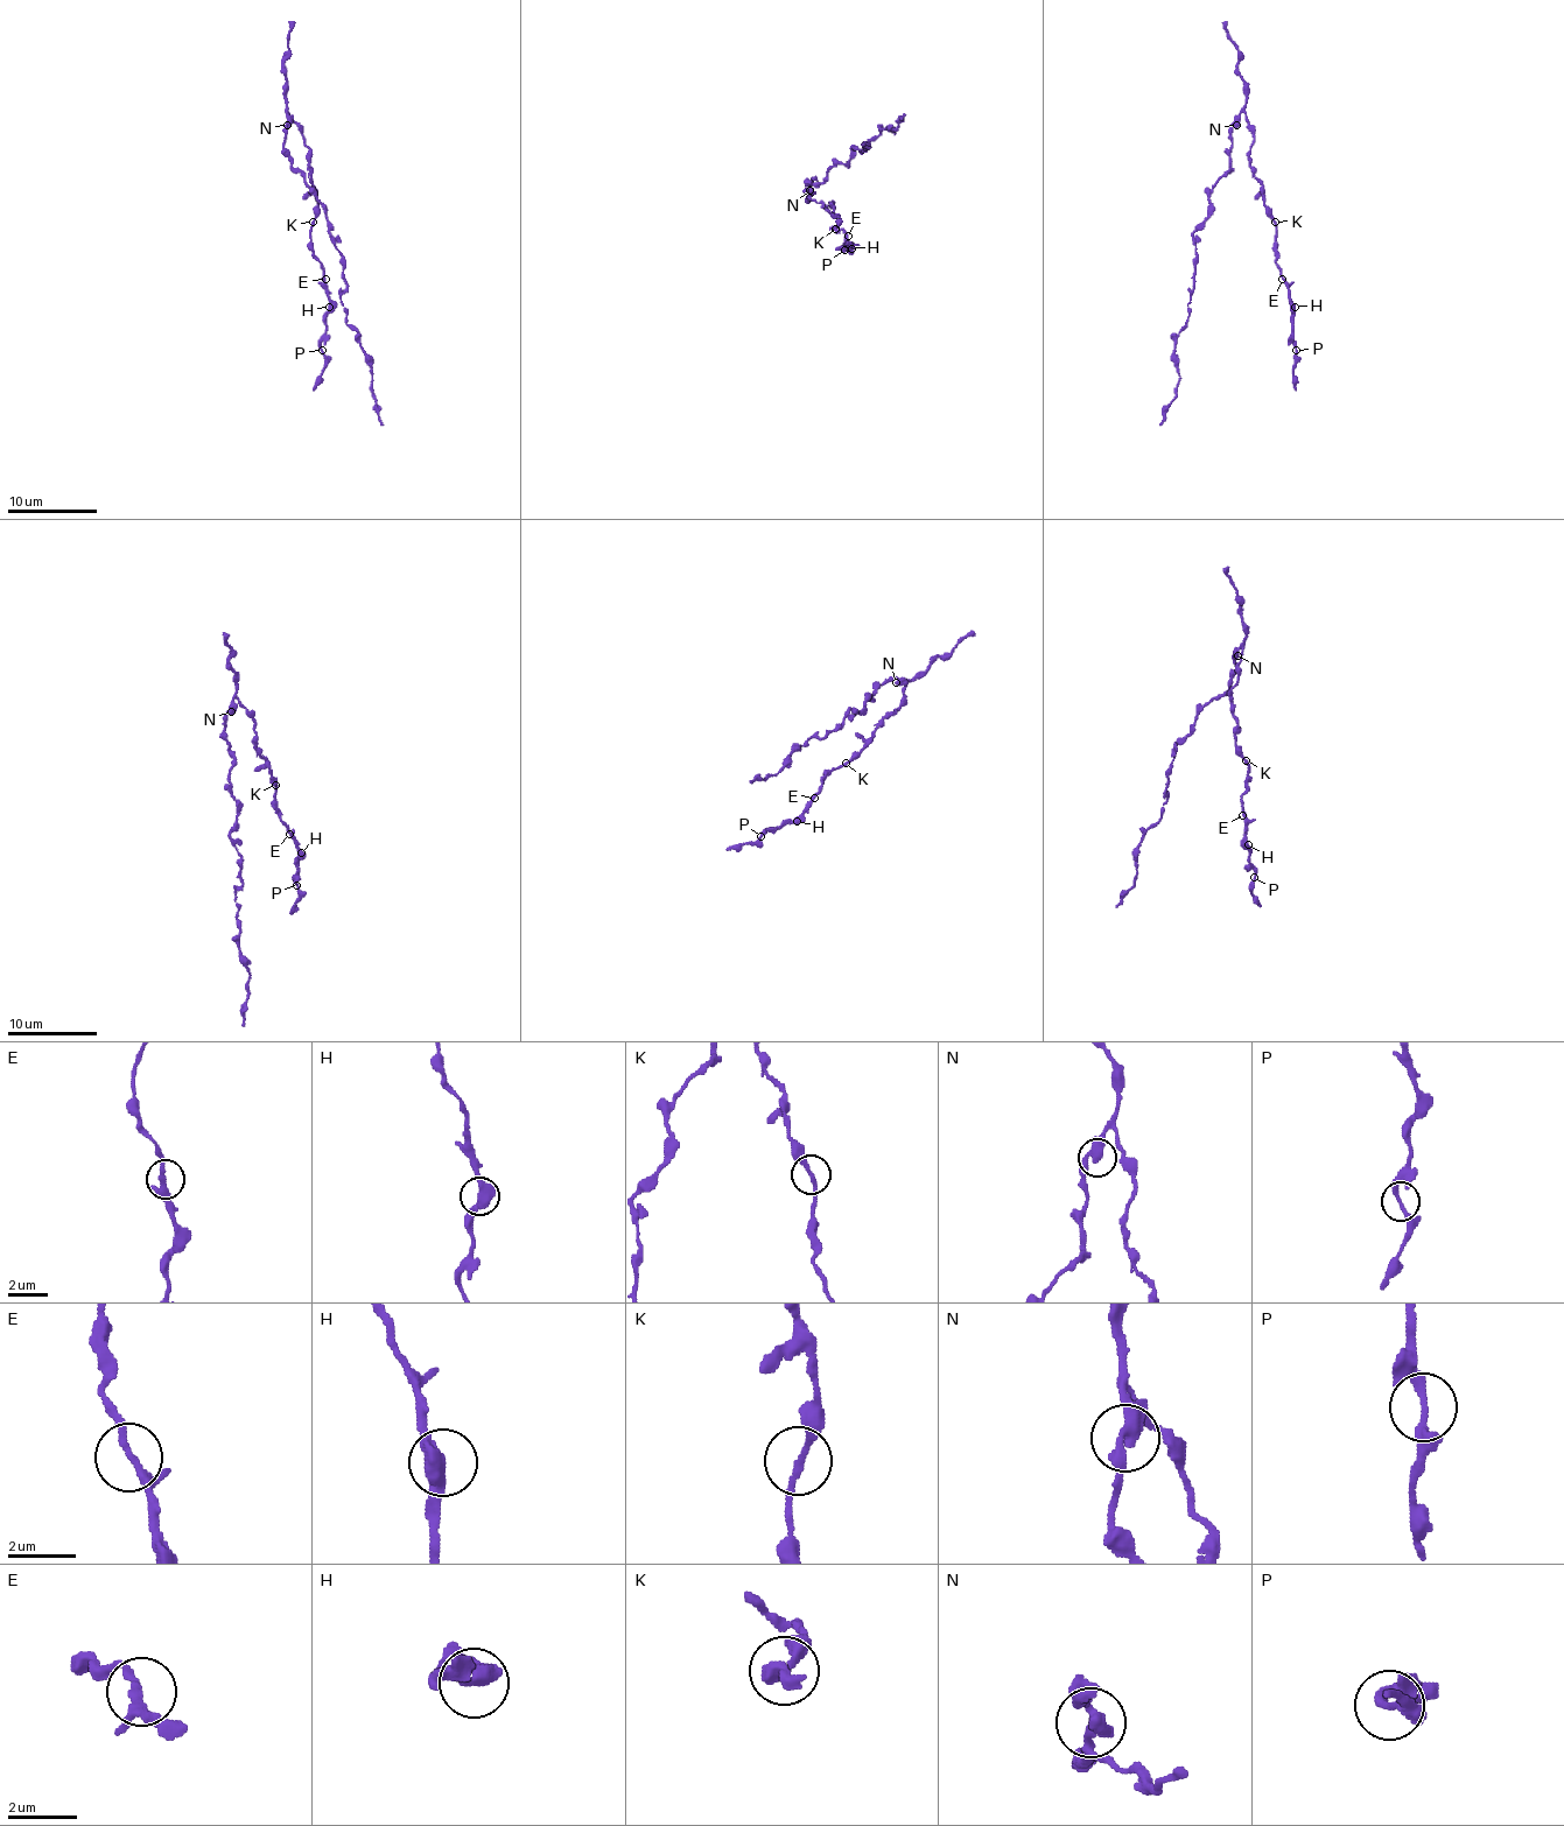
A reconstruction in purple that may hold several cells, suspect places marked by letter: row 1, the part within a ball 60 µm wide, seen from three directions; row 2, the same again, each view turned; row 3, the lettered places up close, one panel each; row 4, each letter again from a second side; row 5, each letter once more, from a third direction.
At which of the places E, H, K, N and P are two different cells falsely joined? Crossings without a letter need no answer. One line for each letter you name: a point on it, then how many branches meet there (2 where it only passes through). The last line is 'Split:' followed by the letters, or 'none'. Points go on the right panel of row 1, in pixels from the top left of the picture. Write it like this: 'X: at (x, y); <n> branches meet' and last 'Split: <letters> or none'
Split: none

